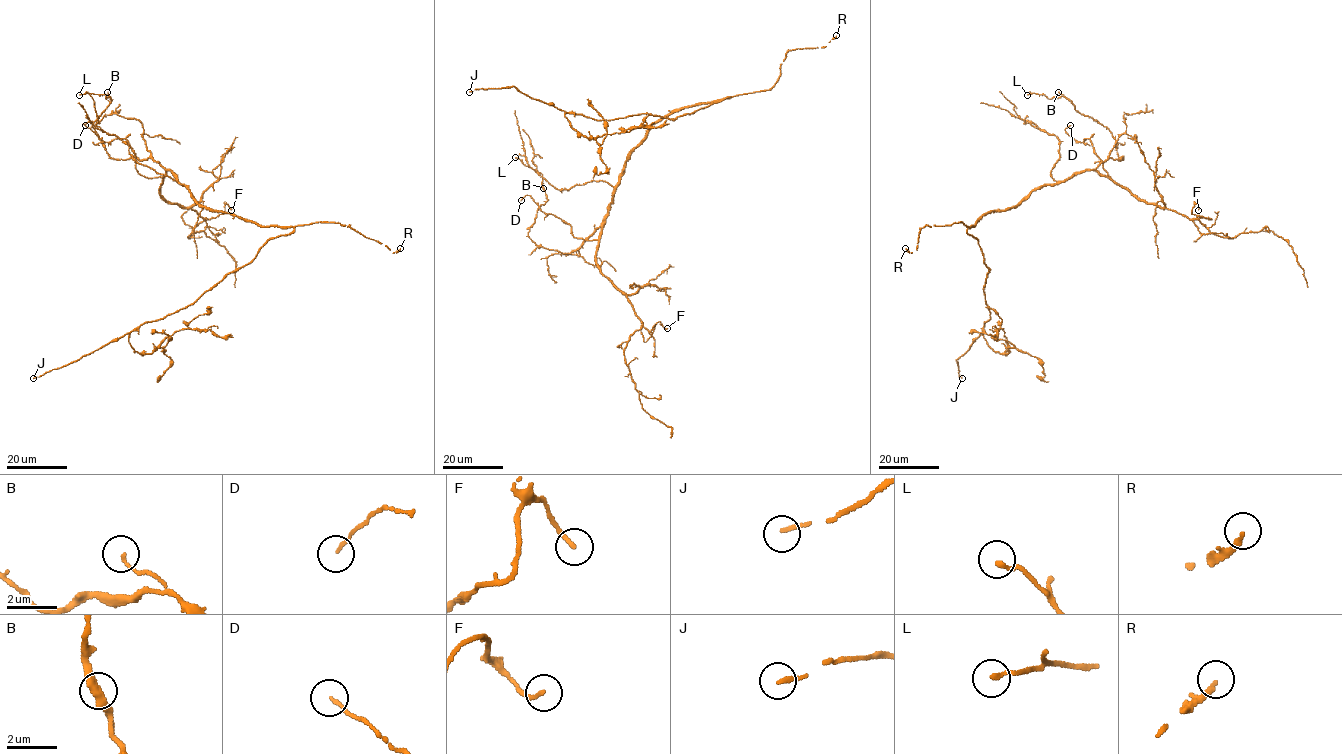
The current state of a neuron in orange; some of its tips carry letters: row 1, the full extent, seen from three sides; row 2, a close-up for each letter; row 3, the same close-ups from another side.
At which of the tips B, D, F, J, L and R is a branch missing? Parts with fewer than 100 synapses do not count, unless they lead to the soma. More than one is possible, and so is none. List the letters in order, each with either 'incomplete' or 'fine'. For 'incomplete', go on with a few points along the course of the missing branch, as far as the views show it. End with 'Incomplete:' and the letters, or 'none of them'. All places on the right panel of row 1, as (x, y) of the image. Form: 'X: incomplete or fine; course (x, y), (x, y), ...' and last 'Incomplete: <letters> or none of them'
B: fine
D: fine
F: fine
J: incomplete; course (962, 378), (972, 382), (968, 379), (974, 366), (998, 357), (1001, 343), (998, 326), (994, 324)
L: fine
R: incomplete
Incomplete: J, R

